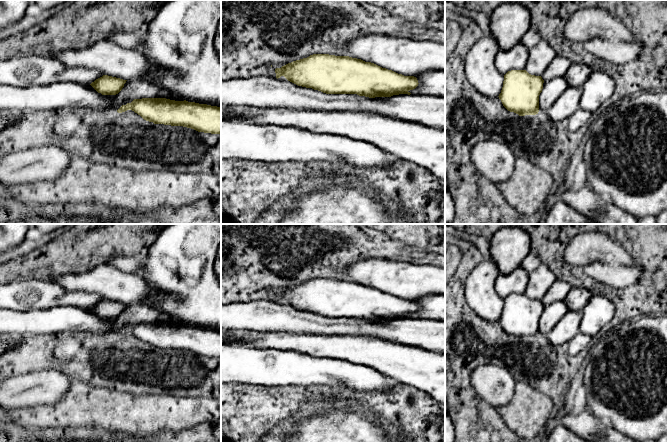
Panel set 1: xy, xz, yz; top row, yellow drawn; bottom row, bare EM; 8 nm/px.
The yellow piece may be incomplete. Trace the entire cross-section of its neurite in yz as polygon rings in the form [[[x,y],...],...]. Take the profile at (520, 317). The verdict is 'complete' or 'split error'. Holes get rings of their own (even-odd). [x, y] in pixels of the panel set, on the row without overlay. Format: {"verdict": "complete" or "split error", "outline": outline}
{"verdict": "complete", "outline": [[[511,294],[504,299],[499,318],[503,330],[519,340],[536,339],[539,336],[539,319],[544,304],[526,294]]]}

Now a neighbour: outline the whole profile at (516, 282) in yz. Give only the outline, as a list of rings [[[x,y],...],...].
[[[516,267],[509,275],[499,274],[495,280],[497,295],[505,299],[511,294],[525,294],[529,274],[521,267]]]

